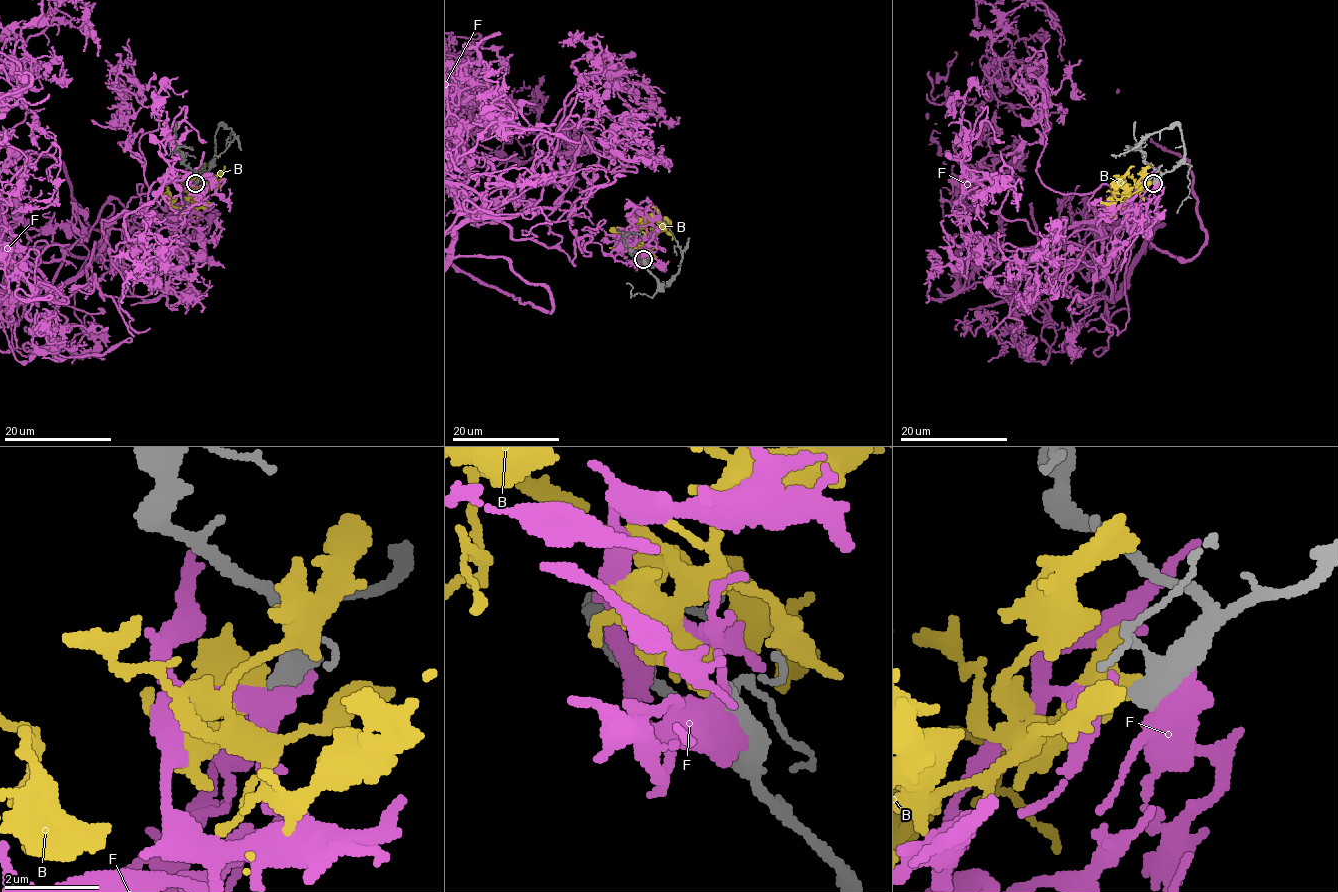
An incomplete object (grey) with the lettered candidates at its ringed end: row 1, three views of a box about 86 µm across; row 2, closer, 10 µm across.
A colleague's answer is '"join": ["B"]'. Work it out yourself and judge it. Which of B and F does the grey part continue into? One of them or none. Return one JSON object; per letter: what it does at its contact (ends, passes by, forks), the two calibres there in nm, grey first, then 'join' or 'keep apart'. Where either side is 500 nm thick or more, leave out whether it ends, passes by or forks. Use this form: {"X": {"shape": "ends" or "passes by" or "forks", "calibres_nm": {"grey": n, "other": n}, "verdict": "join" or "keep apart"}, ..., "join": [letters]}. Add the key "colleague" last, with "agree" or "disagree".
{"B": {"calibres_nm": {"grey": 440, "other": 550}, "verdict": "keep apart"}, "F": {"calibres_nm": {"grey": 550, "other": 600}, "verdict": "keep apart"}, "join": [], "colleague": "disagree"}

